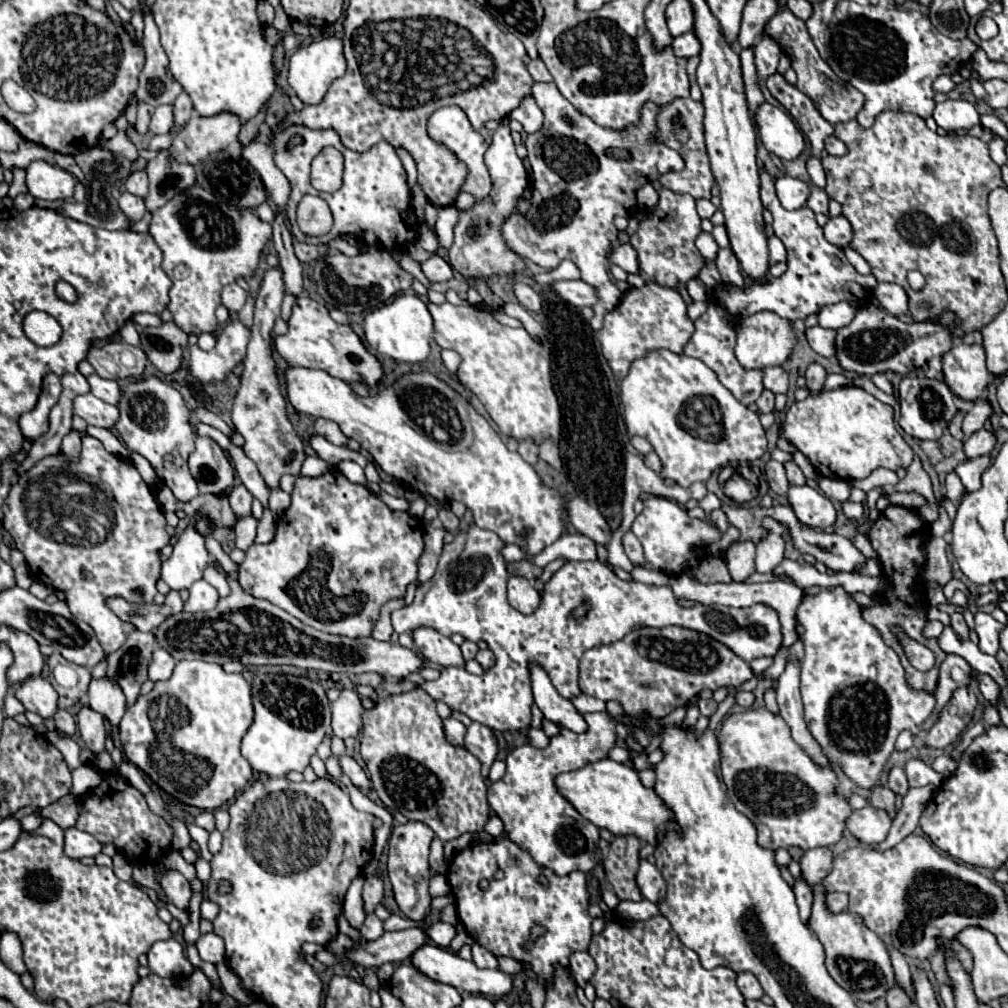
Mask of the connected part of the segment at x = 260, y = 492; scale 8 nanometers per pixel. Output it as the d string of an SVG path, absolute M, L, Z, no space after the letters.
M193 422L193 426L197 428L195 432L199 436L213 436L213 440L217 440L217 444L221 444L221 448L225 448L229 454L231 454L231 460L235 464L235 470L243 482L243 486L253 494L253 498L257 498L261 502L263 508L269 506L269 488L267 484L261 480L261 474L257 472L257 466L241 452L239 446L231 444L231 440L221 434L219 430L207 426L207 424L201 424L201 422Z

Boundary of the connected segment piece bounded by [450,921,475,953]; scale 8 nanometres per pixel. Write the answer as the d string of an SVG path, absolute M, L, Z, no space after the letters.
M458 921L456 924L456 930L457 934L450 943L450 950L457 953L464 944L472 946L475 943L475 940L473 940L473 938L467 934L467 931L460 921Z

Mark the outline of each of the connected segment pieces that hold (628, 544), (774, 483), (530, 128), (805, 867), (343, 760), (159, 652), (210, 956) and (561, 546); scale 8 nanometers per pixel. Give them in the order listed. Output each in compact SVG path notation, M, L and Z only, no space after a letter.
M627 530L627 532L623 534L623 548L625 548L625 554L629 556L629 560L631 560L635 566L641 564L641 560L645 560L645 558L643 558L643 552L641 552L641 542L633 536L631 530Z
M769 460L769 462L767 462L767 468L765 468L765 474L767 474L769 488L771 488L775 494L779 494L779 496L785 496L785 492L787 492L787 486L789 486L789 482L787 482L787 476L785 476L785 468L783 468L779 462L775 462L775 460Z
M533 98L523 100L523 104L517 110L511 112L511 118L521 122L527 134L533 134L533 132L541 130L541 126L543 126L543 112L537 108Z
M811 848L803 854L799 864L801 864L801 874L813 886L825 878L825 872L829 872L833 864L833 854L829 848Z
M341 756L339 764L341 764L343 772L349 776L349 780L353 782L353 786L357 786L359 790L369 790L371 788L371 780L367 778L365 770L351 756Z
M163 648L153 650L153 662L149 666L149 680L159 682L159 680L169 680L175 668L175 660L165 652Z
M209 932L203 934L197 942L197 950L203 962L211 962L211 964L219 964L225 960L225 944L219 940L217 934Z
M563 534L557 542L543 548L539 554L533 556L533 564L545 568L549 562L563 558L567 562L571 560L597 560L595 542L583 534Z

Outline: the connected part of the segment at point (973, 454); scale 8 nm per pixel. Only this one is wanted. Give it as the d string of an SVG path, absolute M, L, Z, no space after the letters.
M981 428L979 432L975 432L973 436L969 436L965 440L963 448L965 448L967 458L977 458L977 456L983 456L983 454L989 454L995 448L995 442L997 442L995 434L985 430L985 428Z

